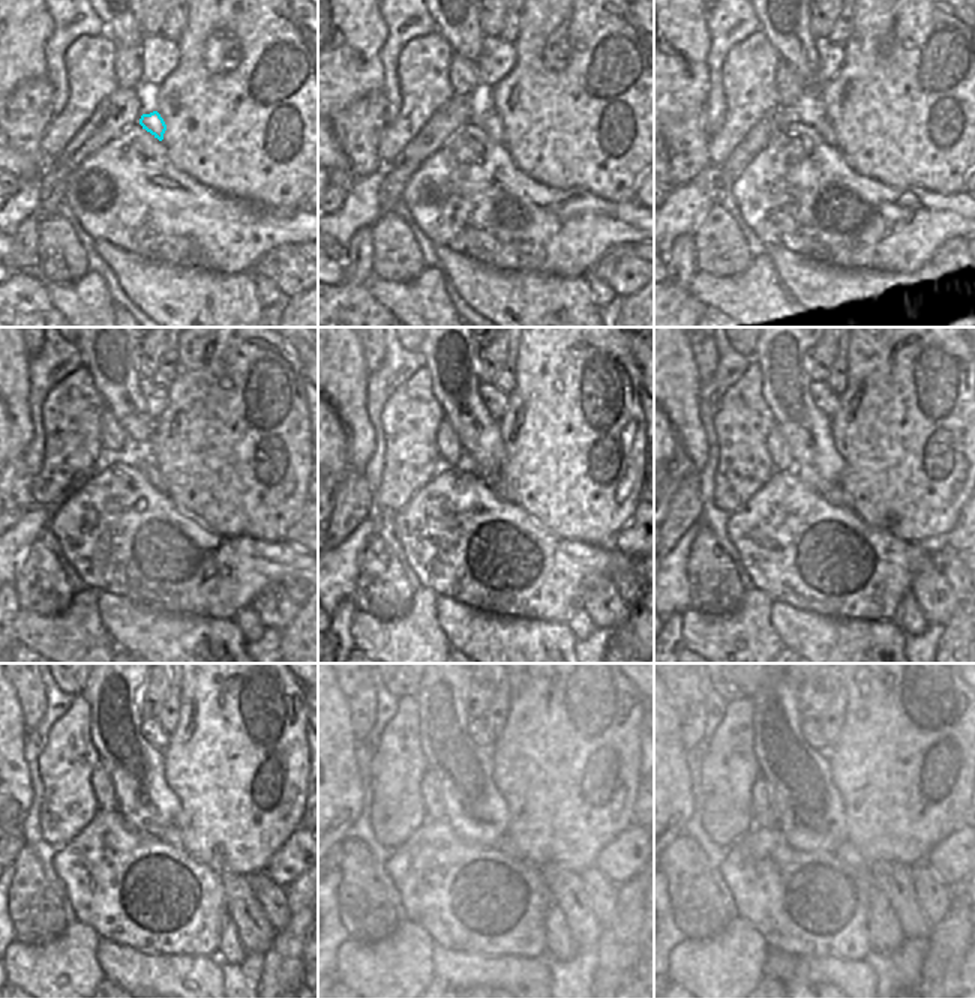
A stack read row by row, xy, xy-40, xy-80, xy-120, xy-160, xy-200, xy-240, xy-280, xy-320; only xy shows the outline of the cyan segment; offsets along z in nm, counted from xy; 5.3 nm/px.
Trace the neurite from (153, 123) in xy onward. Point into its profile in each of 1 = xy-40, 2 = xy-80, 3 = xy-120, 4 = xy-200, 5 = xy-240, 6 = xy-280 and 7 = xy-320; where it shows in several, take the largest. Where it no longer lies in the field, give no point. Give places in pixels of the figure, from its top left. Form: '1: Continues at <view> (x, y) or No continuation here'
1: Continues at xy-40 (492, 125)
2: Continues at xy-80 (824, 128)
3: Continues at xy-120 (150, 468)
4: Continues at xy-200 (836, 495)
5: Continues at xy-240 (170, 835)
6: Continues at xy-280 (506, 844)
7: Continues at xy-320 (848, 853).

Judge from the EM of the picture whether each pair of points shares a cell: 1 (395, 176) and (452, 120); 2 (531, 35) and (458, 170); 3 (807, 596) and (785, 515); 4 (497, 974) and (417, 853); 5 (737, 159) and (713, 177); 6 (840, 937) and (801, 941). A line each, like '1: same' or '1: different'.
1: same
2: different
3: same
4: different
5: different
6: same

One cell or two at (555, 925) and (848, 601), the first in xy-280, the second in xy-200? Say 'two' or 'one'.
two

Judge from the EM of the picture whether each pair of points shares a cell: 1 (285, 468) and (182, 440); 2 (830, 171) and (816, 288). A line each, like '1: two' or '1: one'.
1: one
2: two

